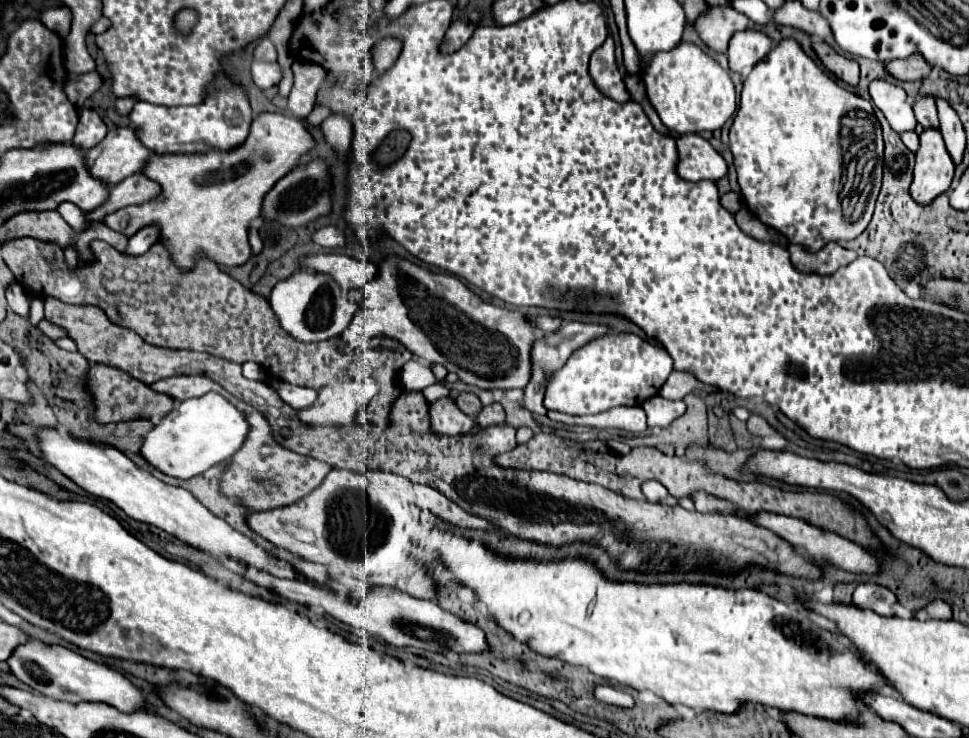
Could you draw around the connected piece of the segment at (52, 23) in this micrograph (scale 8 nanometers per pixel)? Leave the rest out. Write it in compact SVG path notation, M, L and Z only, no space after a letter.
M67 5L55 7L55 9L47 9L41 13L41 21L45 23L45 27L49 27L51 31L55 31L61 39L67 37L69 29L71 29L71 9Z

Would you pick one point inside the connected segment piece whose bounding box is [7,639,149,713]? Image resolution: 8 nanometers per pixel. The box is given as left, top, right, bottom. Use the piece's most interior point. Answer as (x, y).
(56, 671)

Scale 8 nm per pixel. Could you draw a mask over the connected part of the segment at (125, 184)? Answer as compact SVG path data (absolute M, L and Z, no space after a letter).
M139 171L139 173L123 179L115 187L111 187L109 199L95 211L87 213L87 223L103 221L103 217L107 213L111 213L113 209L121 209L127 205L141 205L151 199L157 199L159 195L161 195L161 187L157 187L157 183L153 179L149 179L147 175L143 175L143 171Z

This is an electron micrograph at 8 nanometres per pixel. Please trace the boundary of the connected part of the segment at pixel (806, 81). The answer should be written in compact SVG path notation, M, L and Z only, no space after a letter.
M793 37L781 39L769 51L767 59L763 63L759 61L743 81L741 105L729 131L729 149L735 157L739 187L749 211L757 215L761 223L783 233L791 243L801 243L809 251L819 251L829 241L853 239L861 235L869 225L873 209L865 209L865 203L869 203L869 195L873 195L873 175L877 175L877 163L883 163L881 125L875 117L873 105L847 91L821 71Z

